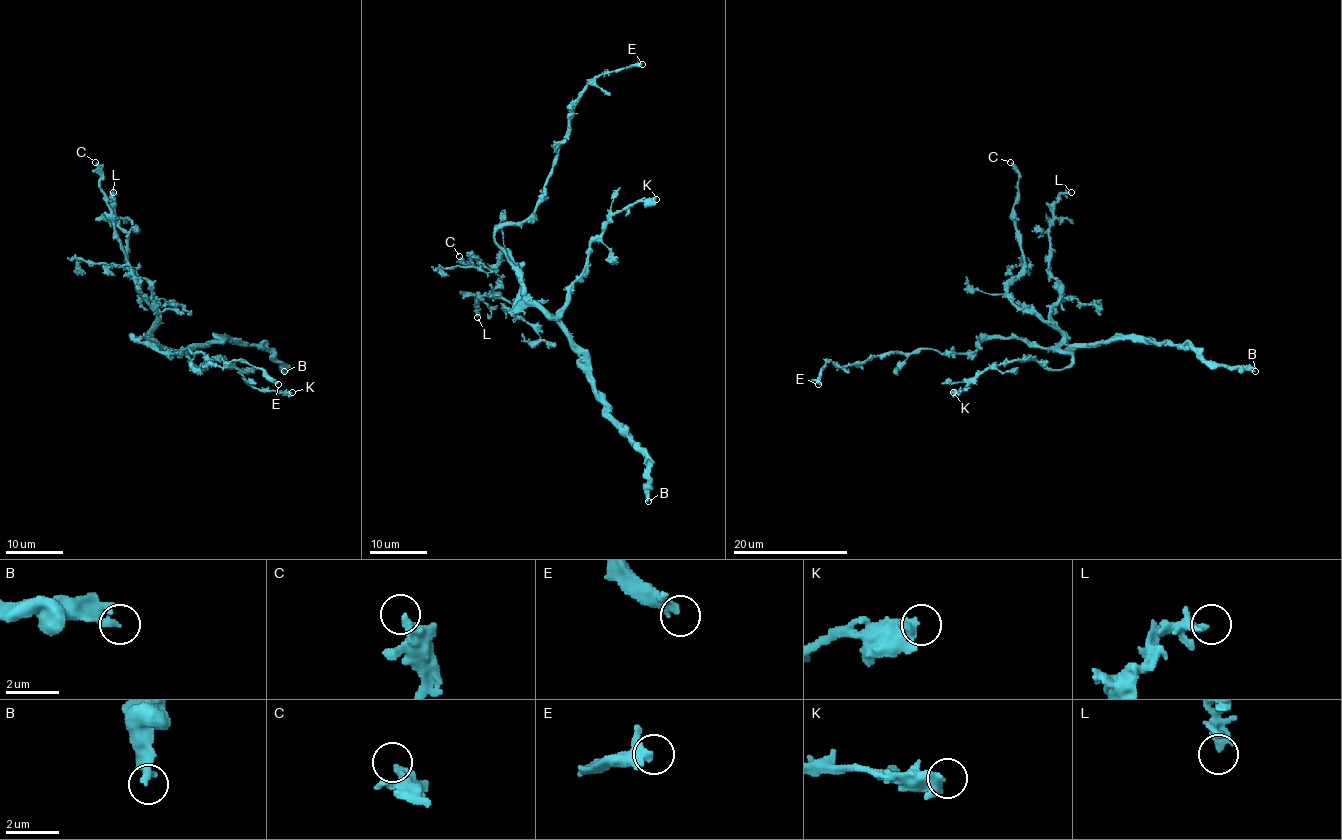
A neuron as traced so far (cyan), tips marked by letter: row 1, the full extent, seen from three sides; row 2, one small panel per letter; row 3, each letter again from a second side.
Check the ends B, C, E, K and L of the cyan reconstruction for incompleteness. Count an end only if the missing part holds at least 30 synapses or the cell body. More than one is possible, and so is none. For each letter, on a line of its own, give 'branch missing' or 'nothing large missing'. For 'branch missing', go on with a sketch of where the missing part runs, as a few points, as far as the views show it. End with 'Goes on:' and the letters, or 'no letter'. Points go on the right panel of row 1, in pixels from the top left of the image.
B: nothing large missing
C: branch missing | (1010, 162), (1005, 142), (1012, 154)
E: nothing large missing
K: nothing large missing
L: nothing large missing
Goes on: C

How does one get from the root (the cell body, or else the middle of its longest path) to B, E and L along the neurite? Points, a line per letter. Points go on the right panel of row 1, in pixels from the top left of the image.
B: (1015, 338), (1049, 349), (1154, 339), (1188, 345), (1211, 364), (1255, 371)
E: (1015, 338), (986, 338), (973, 352), (914, 349), (869, 357), (841, 367), (829, 361), (822, 368), (818, 384)
L: (1015, 338), (1048, 348), (1062, 338), (1051, 316), (1059, 283), (1049, 270), (1049, 226), (1054, 202), (1071, 192)

